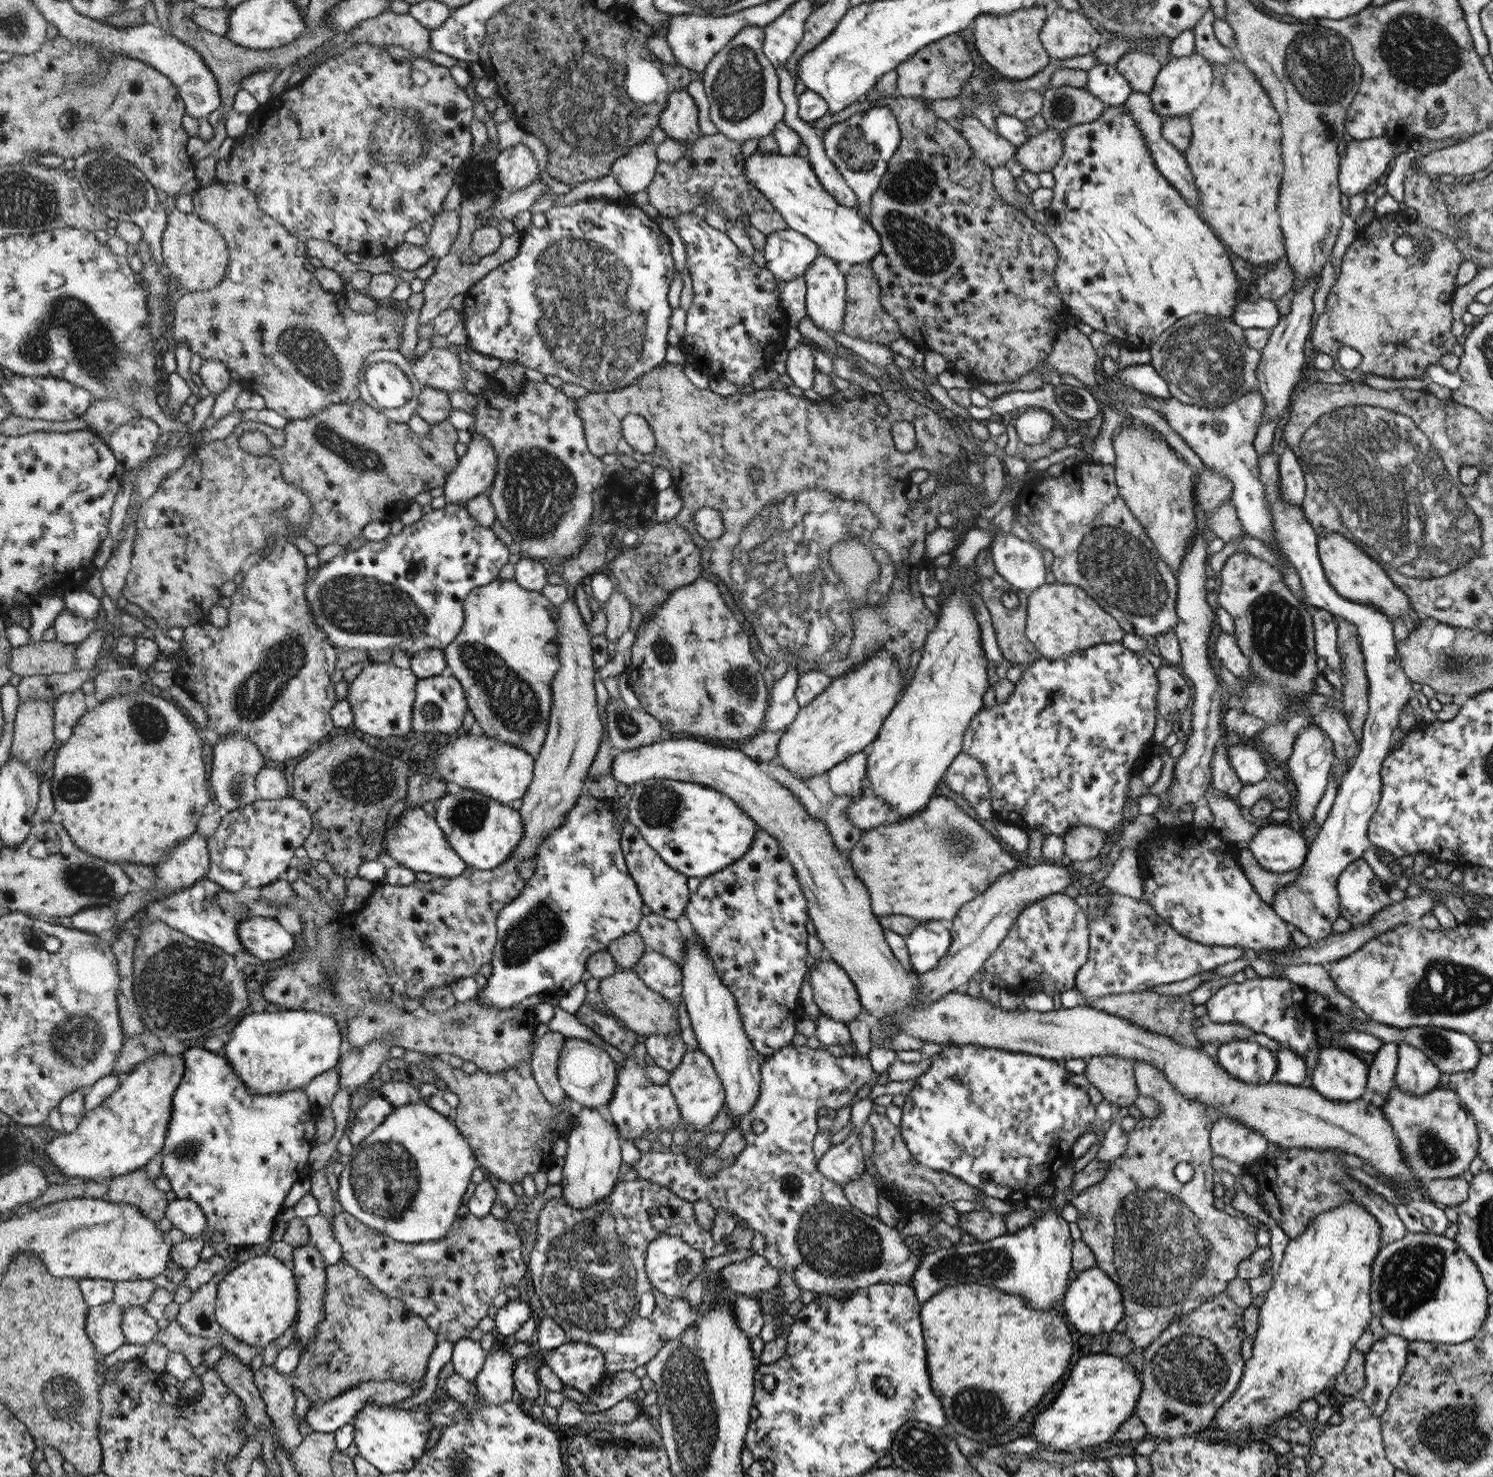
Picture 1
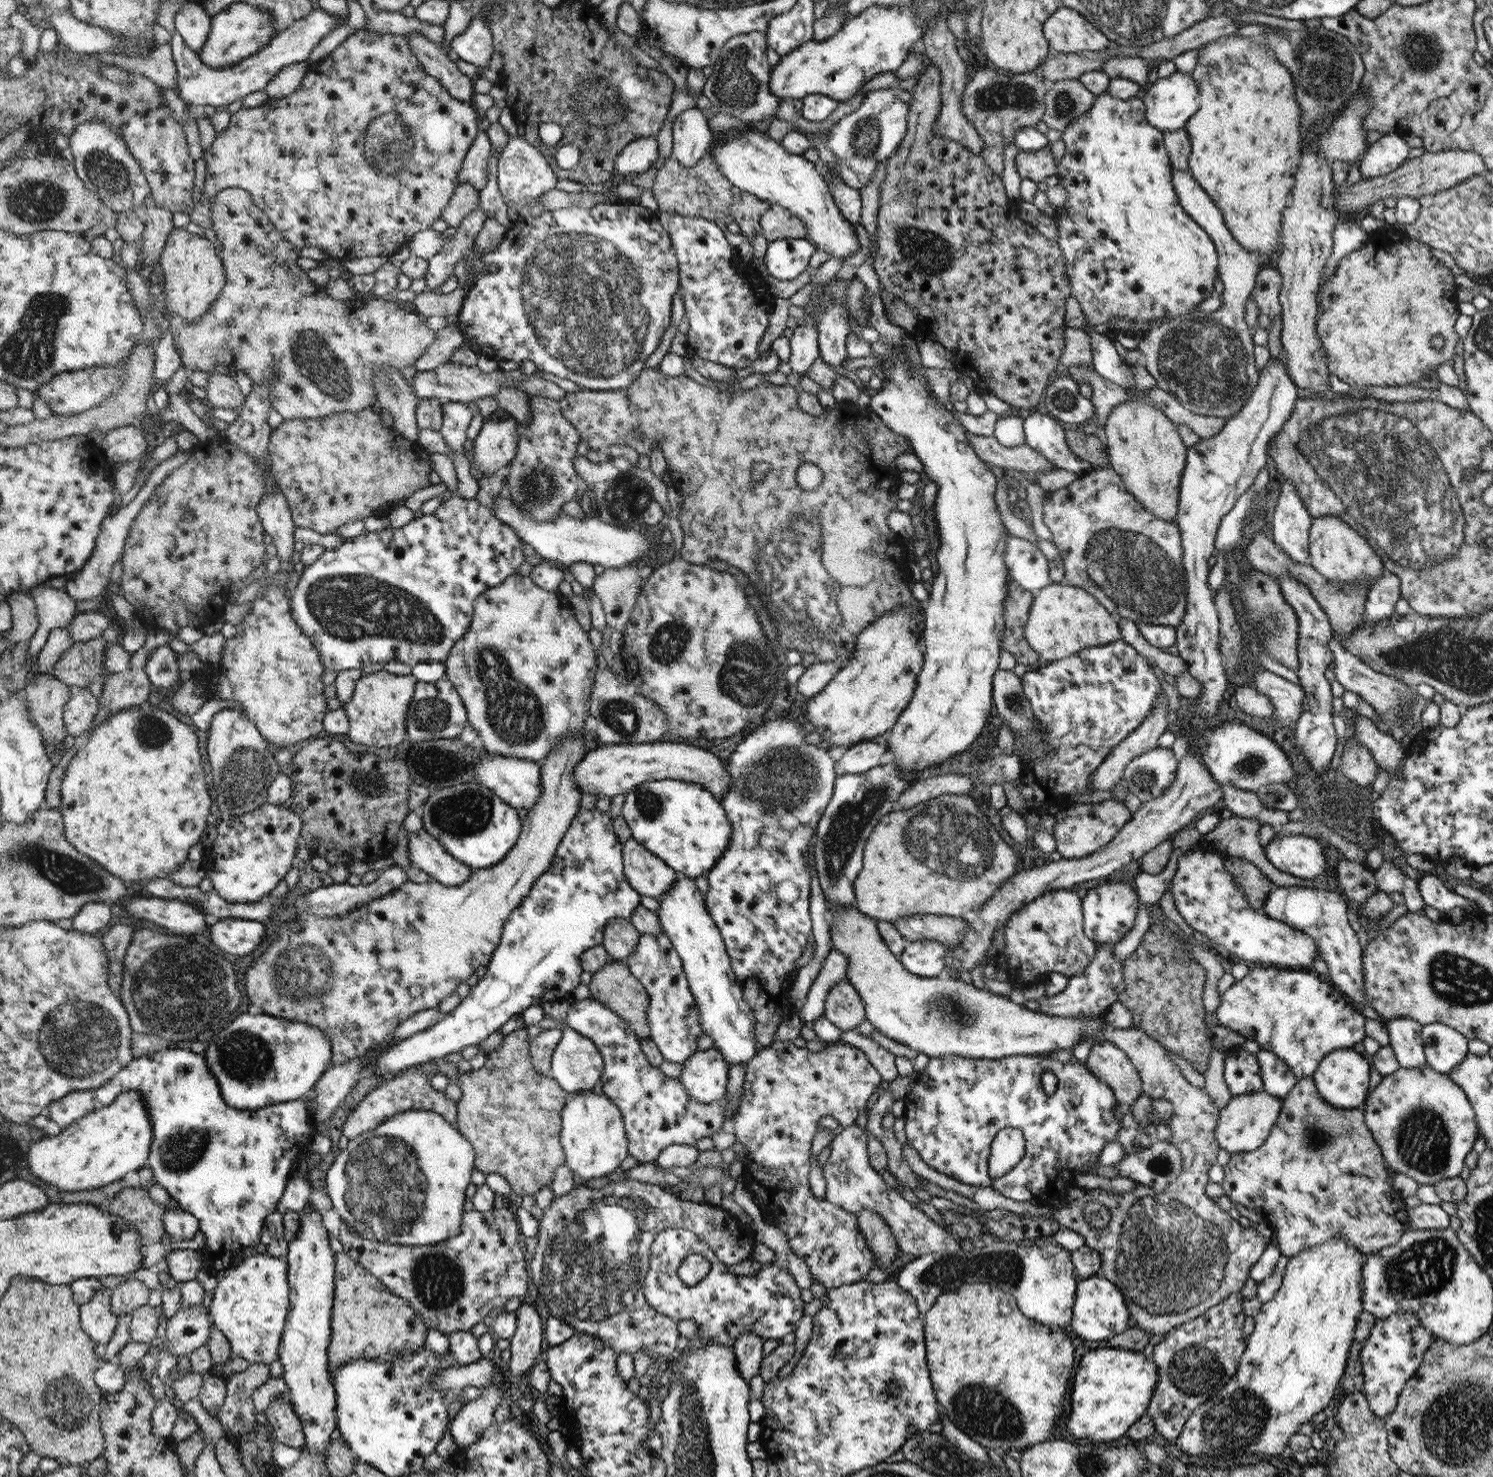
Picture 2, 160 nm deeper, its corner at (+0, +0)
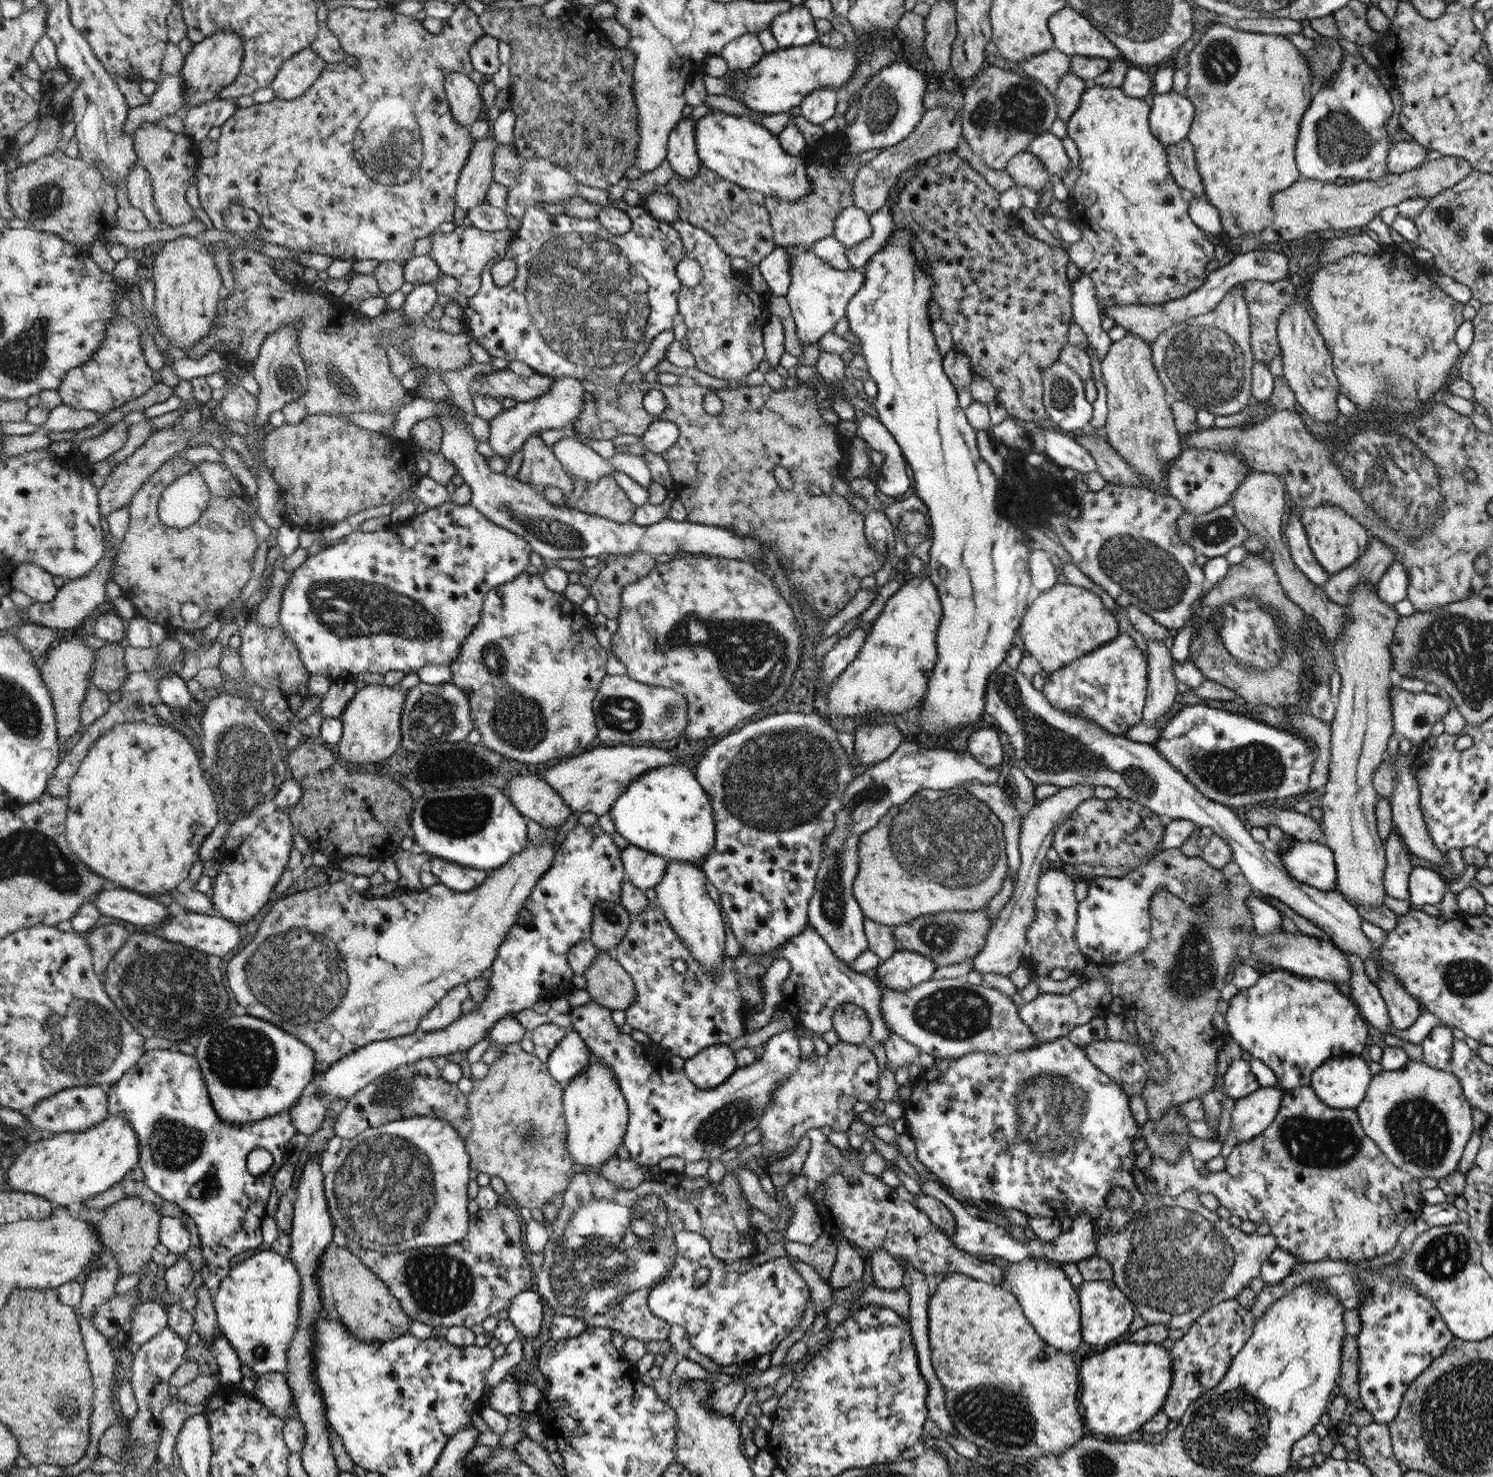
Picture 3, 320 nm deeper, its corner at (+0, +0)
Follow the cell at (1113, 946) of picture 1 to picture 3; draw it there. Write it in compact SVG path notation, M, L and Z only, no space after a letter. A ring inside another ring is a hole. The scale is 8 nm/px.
M1104 977L1100 979L1082 979L1080 987L1068 995L1055 993L1039 993L1032 1002L1018 1006L1018 1016L1024 1024L1030 1027L1031 1033L1040 1043L1054 1042L1062 1037L1068 1037L1075 1026L1086 1024L1093 1018L1106 1017L1109 1013L1108 1006L1112 1002L1111 982Z

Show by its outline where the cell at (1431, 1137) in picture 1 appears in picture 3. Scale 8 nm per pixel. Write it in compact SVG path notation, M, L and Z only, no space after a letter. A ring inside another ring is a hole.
M1422 1060L1410 1061L1402 1069L1381 1070L1371 1078L1364 1100L1355 1108L1365 1133L1400 1170L1420 1178L1440 1180L1457 1171L1464 1147L1473 1132L1472 1111L1460 1081L1450 1070L1432 1068Z

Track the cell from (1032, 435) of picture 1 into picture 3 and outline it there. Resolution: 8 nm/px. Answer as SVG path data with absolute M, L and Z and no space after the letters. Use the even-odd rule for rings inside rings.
M1050 429L1044 430L1042 434L1044 434L1046 454L1064 468L1074 468L1083 473L1097 470L1092 455L1076 439L1072 440L1068 435L1058 434Z

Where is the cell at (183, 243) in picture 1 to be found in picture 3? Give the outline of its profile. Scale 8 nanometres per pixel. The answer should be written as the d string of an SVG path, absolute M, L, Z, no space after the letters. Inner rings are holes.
M179 237L164 244L162 251L156 256L153 264L153 278L155 286L155 312L159 330L168 338L177 353L177 349L190 349L197 342L201 342L209 335L212 323L217 317L218 300L223 297L224 287L220 273L210 255L208 244L200 237Z

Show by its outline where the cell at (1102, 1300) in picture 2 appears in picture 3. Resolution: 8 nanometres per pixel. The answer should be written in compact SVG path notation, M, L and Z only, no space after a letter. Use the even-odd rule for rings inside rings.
M1112 1280L1084 1281L1077 1289L1081 1308L1081 1337L1086 1344L1102 1346L1117 1341L1120 1336L1129 1332L1135 1310L1131 1300L1116 1286Z

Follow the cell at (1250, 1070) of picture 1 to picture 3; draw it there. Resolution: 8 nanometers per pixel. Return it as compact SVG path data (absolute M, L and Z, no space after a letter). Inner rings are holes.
M1242 1058L1226 1067L1223 1073L1223 1086L1225 1093L1236 1101L1261 1087L1251 1071L1249 1062Z

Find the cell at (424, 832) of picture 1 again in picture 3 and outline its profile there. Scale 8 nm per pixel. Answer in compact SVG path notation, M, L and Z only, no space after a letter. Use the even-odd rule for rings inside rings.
M430 856L430 860L432 860L431 872L438 882L458 892L475 890L476 887L487 880L487 876L490 873L489 871L460 866L454 862L448 862L435 856Z

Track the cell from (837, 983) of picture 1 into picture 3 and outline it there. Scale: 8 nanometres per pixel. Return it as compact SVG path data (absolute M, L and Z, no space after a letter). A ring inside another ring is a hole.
M845 1002L833 1012L834 1032L843 1043L859 1045L871 1034L871 1019L858 1004Z

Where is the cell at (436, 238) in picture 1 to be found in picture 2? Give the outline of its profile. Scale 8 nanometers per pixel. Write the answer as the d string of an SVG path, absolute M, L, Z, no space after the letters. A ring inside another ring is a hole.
M460 183L451 196L449 206L444 210L440 220L448 224L448 228L458 227L464 217L479 206L479 196L480 191L477 188L468 183Z

